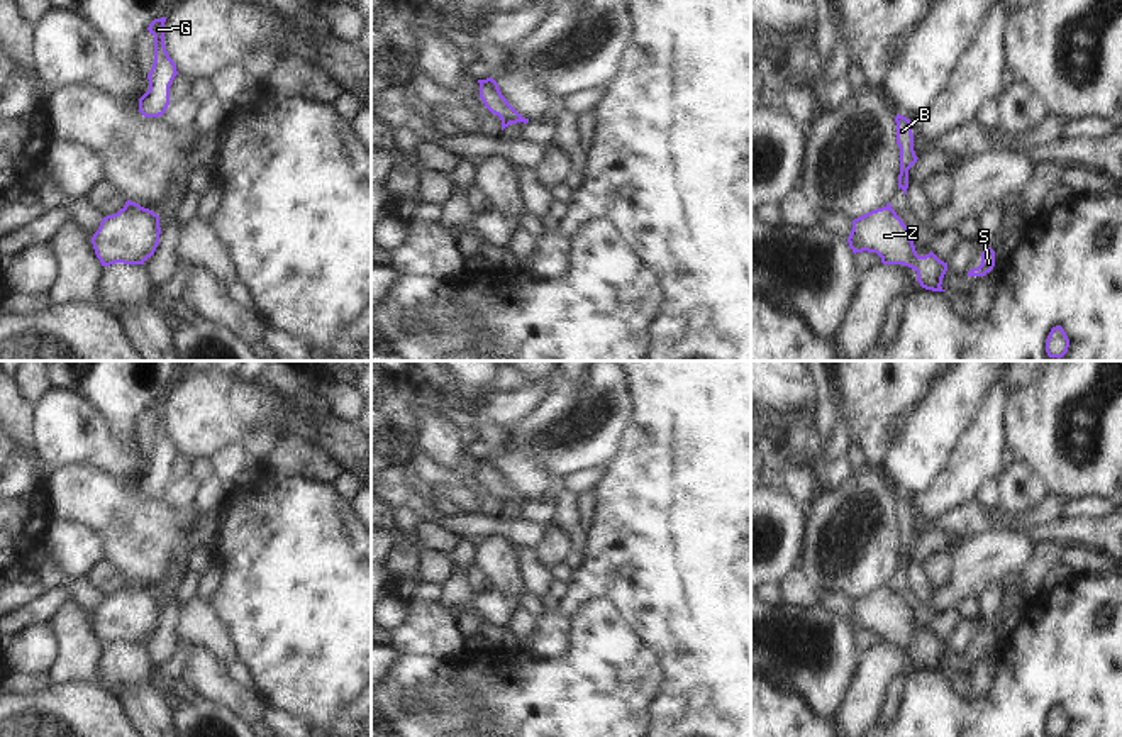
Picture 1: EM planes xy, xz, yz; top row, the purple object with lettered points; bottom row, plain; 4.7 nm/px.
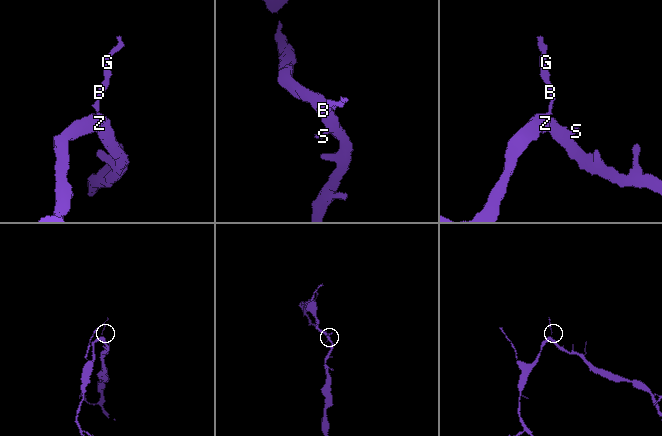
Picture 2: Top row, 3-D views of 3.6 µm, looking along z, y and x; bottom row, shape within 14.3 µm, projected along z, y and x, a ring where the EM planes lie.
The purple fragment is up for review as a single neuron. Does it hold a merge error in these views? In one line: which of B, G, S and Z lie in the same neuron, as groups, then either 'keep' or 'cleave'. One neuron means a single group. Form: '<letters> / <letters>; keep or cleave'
B G / S Z; cleave

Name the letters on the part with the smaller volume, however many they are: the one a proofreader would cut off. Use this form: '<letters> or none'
B, G

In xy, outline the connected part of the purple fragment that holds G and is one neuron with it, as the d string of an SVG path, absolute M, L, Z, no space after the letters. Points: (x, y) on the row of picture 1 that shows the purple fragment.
M166 17L154 19L147 30L154 36L154 63L147 75L149 90L139 98L139 112L144 117L159 117L169 105L169 86L178 75L175 61L164 44Z

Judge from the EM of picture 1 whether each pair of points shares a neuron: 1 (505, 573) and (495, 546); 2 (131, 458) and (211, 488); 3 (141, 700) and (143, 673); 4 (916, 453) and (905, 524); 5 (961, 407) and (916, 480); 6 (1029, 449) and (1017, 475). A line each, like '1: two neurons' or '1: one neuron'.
1: one neuron
2: two neurons
3: two neurons
4: two neurons
5: one neuron
6: two neurons

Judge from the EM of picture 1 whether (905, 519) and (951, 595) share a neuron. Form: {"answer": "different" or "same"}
{"answer": "same"}

